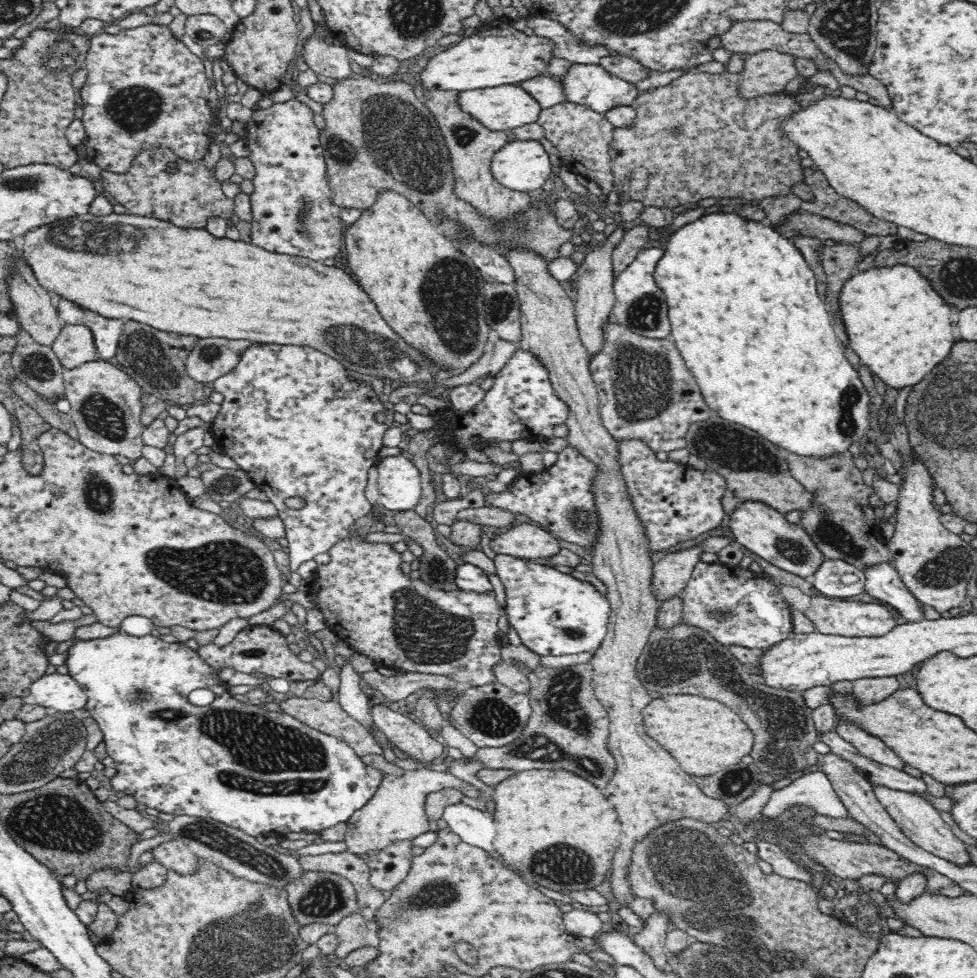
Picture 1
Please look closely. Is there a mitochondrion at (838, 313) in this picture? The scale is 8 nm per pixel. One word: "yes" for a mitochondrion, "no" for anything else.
no

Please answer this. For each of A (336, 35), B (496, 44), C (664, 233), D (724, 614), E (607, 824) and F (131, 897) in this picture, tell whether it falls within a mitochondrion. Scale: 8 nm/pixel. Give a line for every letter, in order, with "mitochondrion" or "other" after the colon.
A: other
B: other
C: other
D: mitochondrion
E: other
F: other

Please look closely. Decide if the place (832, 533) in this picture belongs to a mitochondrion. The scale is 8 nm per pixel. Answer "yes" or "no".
yes

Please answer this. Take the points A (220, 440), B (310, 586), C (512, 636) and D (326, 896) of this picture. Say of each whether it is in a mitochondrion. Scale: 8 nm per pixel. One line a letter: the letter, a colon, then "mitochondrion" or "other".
A: other
B: other
C: other
D: mitochondrion

